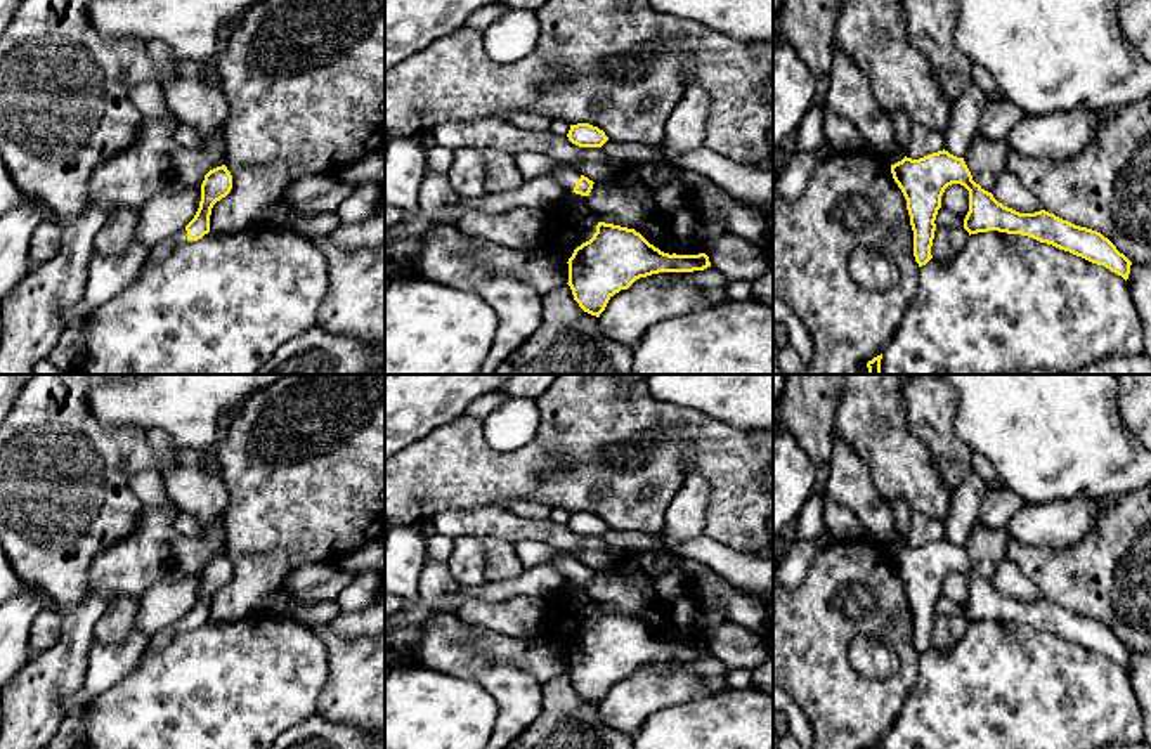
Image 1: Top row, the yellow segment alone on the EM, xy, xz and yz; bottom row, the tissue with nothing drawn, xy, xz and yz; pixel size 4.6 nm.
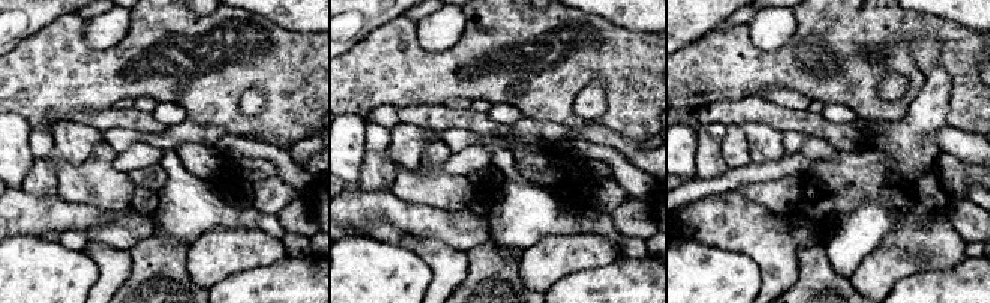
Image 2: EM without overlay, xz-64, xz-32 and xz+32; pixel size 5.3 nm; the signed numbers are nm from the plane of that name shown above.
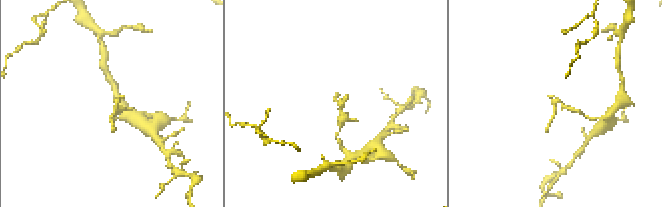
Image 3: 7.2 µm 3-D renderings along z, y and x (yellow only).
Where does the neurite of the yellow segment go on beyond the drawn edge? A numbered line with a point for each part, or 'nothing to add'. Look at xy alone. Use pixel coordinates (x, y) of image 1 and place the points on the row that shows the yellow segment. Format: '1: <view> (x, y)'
1: xy (162, 250)

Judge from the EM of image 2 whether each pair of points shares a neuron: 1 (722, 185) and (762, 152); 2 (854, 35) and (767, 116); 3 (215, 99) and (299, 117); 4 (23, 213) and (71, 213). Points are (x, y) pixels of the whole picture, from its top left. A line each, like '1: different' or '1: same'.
1: different
2: different
3: same
4: same

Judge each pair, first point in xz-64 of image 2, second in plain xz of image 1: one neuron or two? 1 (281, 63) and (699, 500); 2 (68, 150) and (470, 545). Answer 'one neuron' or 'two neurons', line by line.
1: two neurons
2: one neuron

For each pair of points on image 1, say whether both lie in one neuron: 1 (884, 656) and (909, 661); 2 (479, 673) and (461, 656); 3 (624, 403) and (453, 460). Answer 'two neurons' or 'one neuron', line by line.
1: two neurons
2: one neuron
3: one neuron

